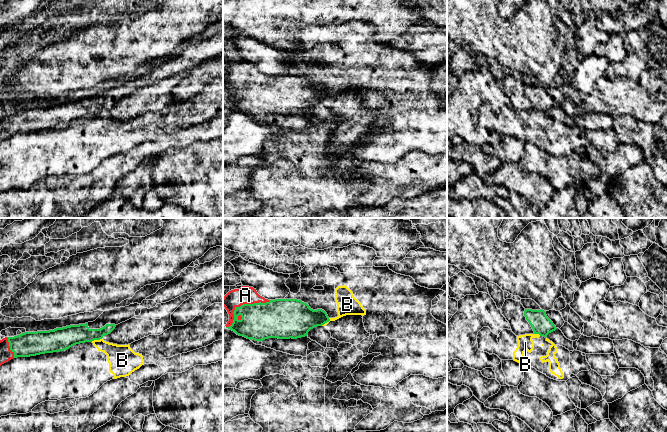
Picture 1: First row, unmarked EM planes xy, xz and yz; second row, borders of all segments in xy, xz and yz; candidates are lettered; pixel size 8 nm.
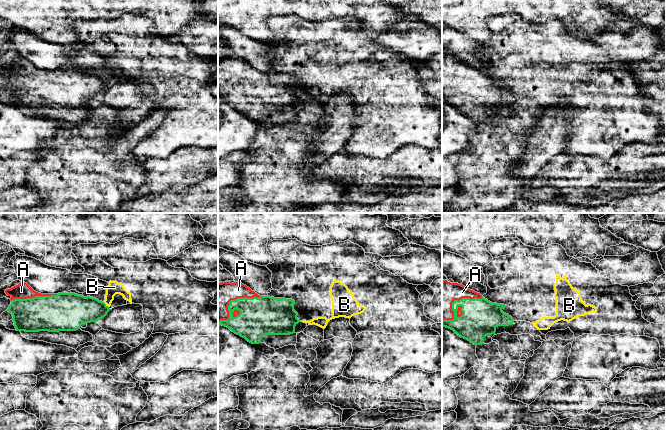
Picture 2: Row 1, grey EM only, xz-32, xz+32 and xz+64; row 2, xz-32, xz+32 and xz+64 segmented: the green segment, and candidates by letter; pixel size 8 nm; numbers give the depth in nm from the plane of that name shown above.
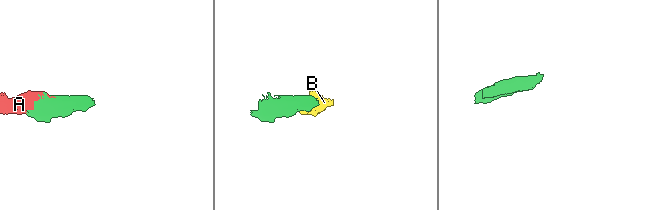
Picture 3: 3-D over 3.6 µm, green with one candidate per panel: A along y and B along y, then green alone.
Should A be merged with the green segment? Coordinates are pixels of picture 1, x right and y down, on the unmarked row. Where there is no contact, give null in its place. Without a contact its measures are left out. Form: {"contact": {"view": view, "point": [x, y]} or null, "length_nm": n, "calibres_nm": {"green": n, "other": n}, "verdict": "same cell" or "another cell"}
{"contact": {"view": "xz", "point": [243, 80]}, "length_nm": 420, "calibres_nm": {"green": 300, "other": 140}, "verdict": "same cell"}

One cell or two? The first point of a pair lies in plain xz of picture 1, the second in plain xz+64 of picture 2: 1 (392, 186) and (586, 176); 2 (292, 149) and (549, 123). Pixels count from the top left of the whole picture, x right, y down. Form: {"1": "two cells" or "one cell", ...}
{"1": "one cell", "2": "two cells"}

